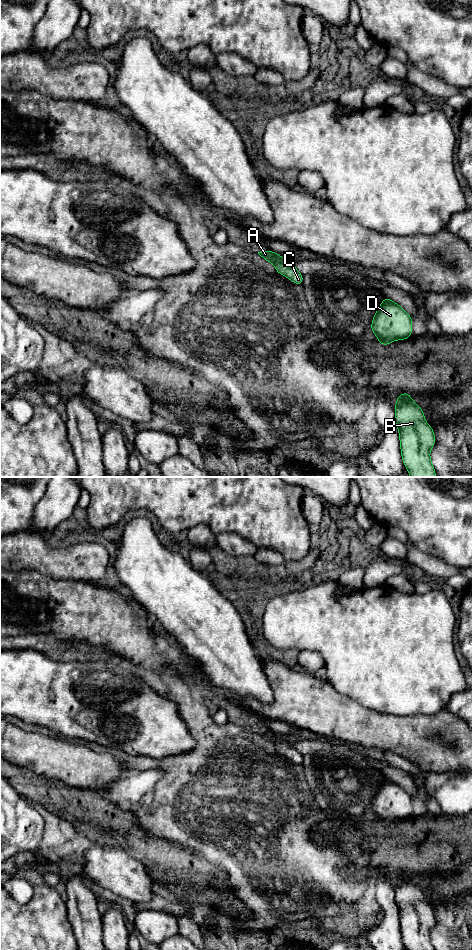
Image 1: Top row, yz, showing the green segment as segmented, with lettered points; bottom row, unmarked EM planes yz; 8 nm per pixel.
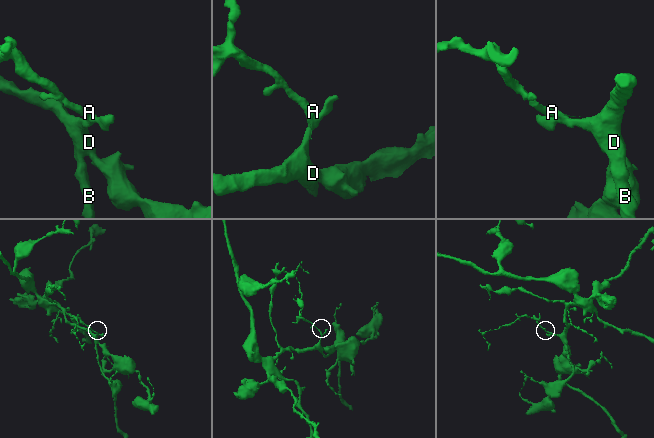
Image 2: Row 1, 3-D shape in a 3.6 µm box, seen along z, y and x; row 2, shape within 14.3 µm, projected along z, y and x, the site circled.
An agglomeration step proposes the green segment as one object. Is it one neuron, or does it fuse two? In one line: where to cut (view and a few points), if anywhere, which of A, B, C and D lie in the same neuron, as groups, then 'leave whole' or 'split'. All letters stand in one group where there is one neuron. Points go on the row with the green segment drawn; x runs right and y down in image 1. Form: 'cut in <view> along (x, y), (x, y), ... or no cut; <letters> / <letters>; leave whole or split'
cut in yz along (274, 263), (283, 259), (293, 267); A / B C D; split

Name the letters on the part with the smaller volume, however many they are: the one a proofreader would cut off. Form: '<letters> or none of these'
A

